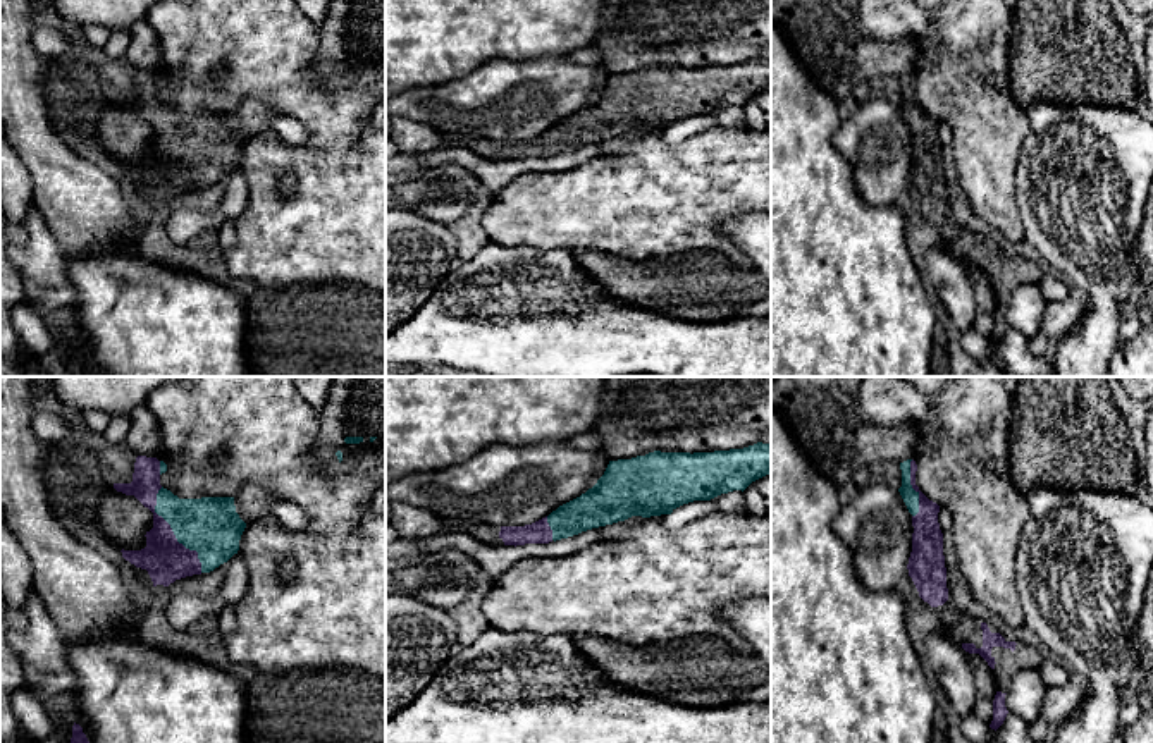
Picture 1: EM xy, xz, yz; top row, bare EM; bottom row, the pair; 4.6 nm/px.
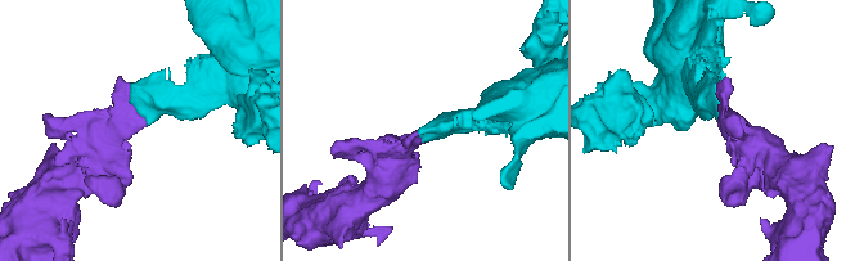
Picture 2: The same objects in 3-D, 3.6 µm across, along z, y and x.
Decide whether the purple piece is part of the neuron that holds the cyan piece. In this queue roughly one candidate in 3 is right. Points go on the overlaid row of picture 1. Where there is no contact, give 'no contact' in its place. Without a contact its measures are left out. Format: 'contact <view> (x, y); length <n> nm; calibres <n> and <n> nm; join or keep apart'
contact xy (174, 534); length 440 nm; calibres 280 and 200 nm; join

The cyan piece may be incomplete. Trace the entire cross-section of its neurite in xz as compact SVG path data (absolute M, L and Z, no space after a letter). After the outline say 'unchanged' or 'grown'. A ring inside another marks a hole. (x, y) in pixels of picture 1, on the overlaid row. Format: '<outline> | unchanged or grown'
M771 444L714 452L654 451L609 461L597 483L549 516L525 526L501 526L504 545L549 543L632 516L671 514L694 500L745 490L771 473Z | grown

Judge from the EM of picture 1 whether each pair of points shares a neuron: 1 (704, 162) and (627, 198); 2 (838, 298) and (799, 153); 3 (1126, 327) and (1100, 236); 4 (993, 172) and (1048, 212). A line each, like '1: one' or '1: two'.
1: one
2: one
3: two
4: two

